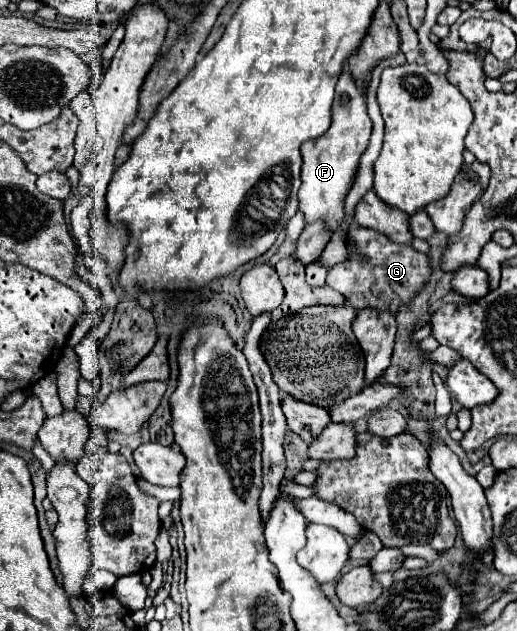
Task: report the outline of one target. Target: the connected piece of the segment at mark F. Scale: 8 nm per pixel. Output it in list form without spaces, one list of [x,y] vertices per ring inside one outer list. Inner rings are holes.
[[[344,68],[340,82],[336,86],[336,98],[332,106],[332,126],[326,134],[316,140],[308,140],[300,146],[302,154],[302,190],[300,190],[300,212],[304,212],[306,222],[324,220],[330,232],[336,232],[344,218],[344,198],[352,188],[356,176],[356,164],[364,154],[370,134],[372,120],[366,112],[366,96],[358,90],[354,78]]]

